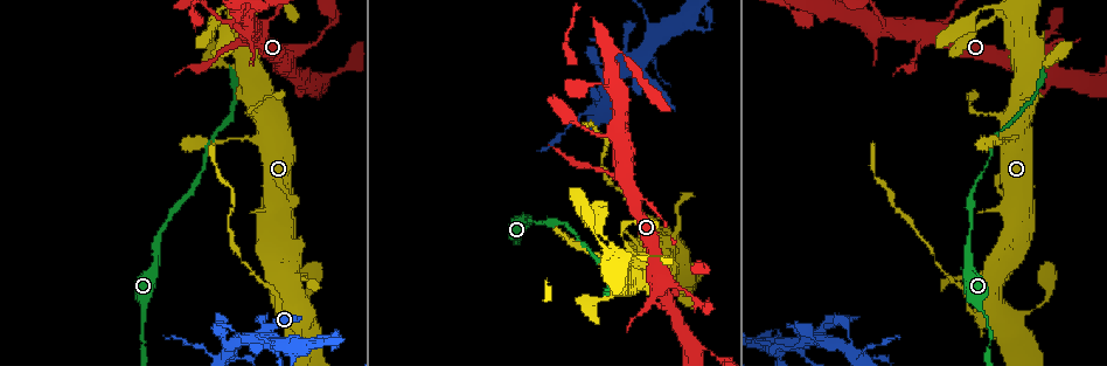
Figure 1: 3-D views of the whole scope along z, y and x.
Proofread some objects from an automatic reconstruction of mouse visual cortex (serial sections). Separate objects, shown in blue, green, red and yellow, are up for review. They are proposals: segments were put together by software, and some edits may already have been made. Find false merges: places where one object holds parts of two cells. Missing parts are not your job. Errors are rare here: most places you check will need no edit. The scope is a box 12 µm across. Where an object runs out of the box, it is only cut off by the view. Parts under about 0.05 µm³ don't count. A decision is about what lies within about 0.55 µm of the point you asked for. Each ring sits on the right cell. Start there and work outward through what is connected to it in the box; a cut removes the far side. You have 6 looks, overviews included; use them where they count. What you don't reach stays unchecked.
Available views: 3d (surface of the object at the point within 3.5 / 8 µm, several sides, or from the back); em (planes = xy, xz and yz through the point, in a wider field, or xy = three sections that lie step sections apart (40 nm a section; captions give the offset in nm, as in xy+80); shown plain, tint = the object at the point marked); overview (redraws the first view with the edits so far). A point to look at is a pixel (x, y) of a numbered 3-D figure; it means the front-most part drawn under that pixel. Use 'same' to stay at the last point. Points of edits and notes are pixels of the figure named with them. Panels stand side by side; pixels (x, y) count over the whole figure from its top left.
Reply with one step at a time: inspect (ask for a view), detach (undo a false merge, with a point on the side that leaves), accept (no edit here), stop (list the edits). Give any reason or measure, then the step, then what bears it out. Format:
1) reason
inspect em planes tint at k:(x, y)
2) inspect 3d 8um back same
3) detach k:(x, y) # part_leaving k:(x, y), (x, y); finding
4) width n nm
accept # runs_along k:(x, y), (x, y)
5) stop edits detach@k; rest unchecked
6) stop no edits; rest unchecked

sudden change in width
inspect 3d 3.5um at 1:(966, 256)

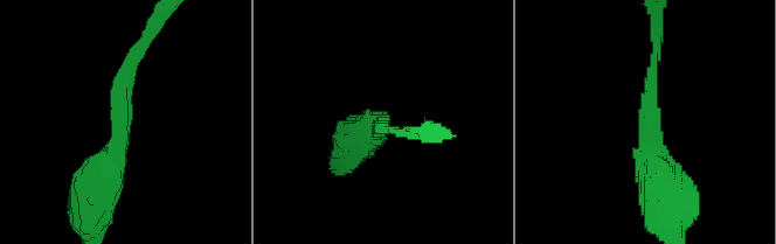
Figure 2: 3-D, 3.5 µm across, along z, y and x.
arm_widths 150, 500 nm; now the EM
inspect em xy step 2 tint at 2:(120, 116)

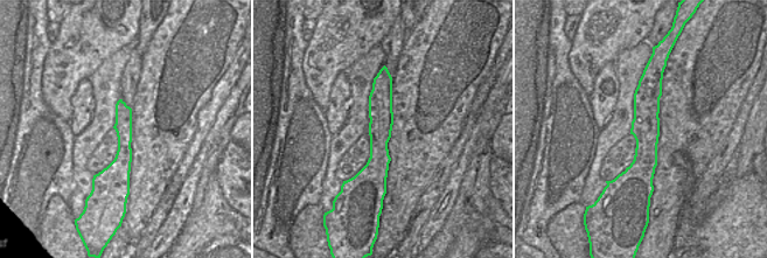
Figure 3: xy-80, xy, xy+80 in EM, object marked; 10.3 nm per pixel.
accept # runs_along 2:(91, 187), (141, 43); one cell here

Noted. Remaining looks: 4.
sharp bend
inspect 3d 3.5um at 1:(987, 313)

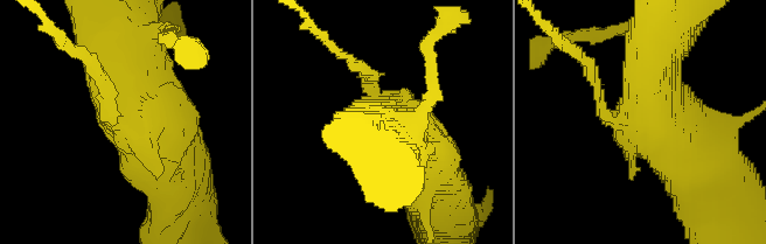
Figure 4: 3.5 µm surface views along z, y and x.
inspect em xy step 3 tint at 4:(120, 119)

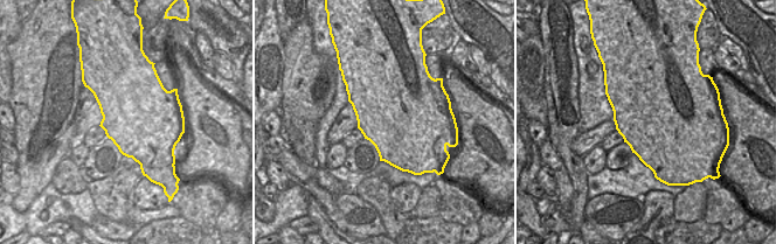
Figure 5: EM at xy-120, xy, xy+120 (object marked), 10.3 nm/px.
detach 4:(593, 79) # part_leaving 4:(608, 118), (591, 68), (558, 39); a second cell is stuck on

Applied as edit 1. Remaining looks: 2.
abrupt turn
inspect 3d 3.5um at 1:(1002, 14)

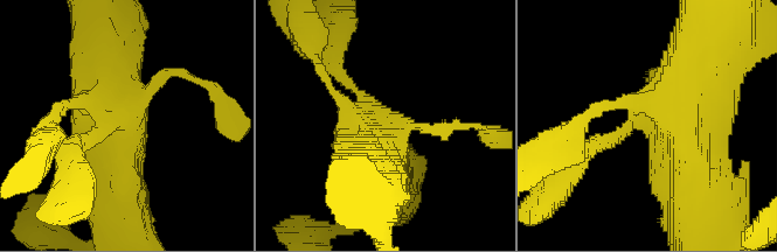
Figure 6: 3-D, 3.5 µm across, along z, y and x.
inspect em xy step 2 tint at 6:(379, 119)

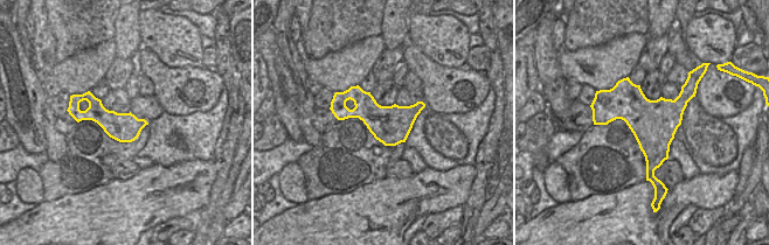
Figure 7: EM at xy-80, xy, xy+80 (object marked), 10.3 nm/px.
accept # runs_along 6:(374, 168), (381, 118), (334, 67); all the same cell

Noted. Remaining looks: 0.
stop edits detach@4; rest unchecked

